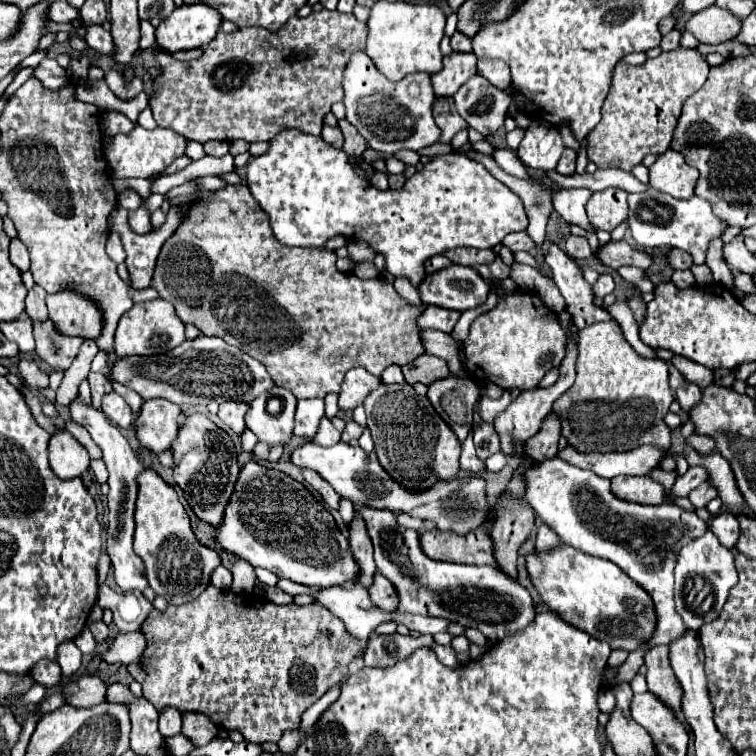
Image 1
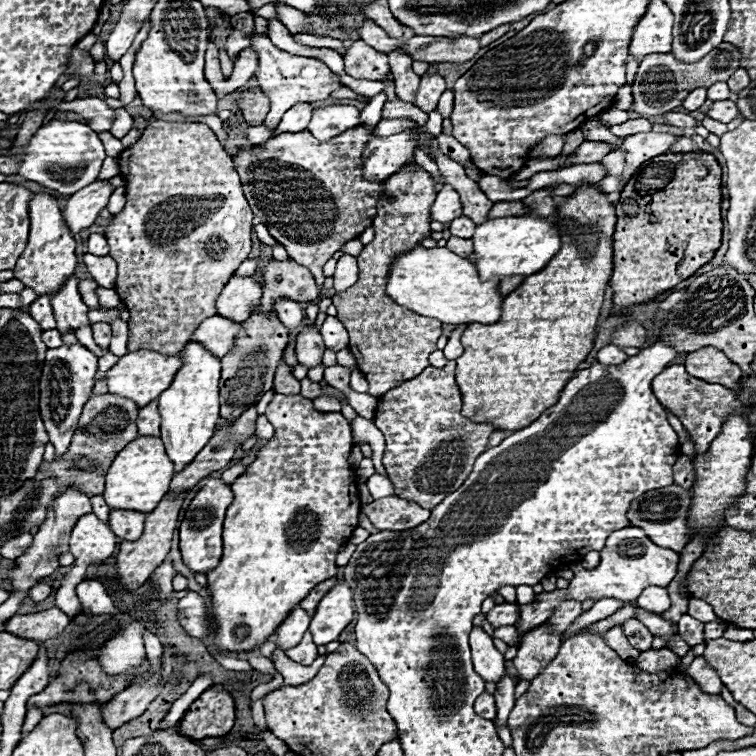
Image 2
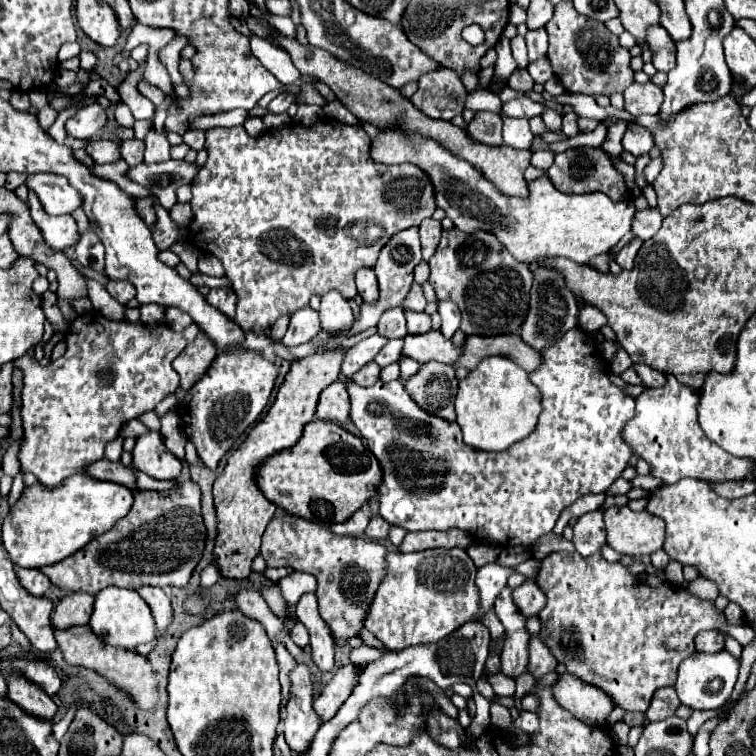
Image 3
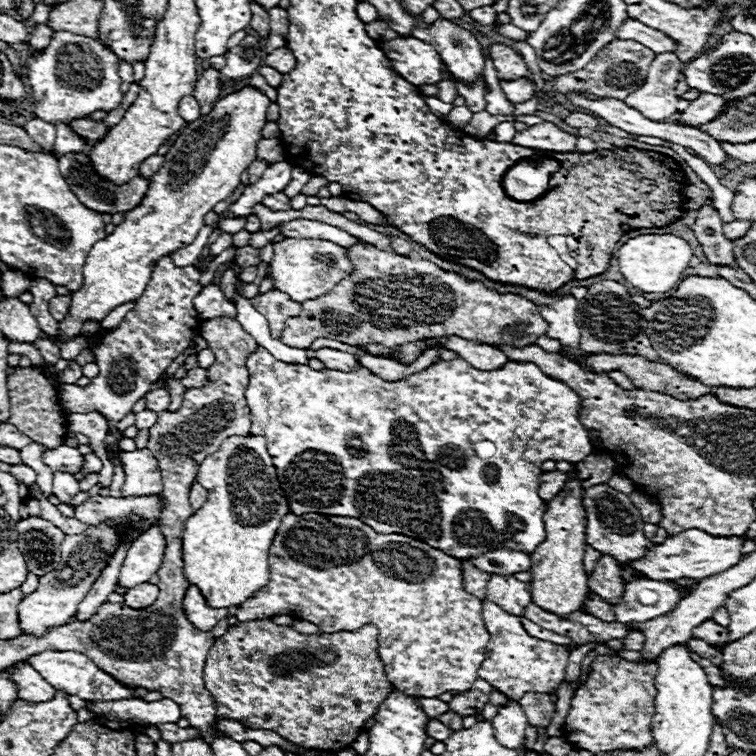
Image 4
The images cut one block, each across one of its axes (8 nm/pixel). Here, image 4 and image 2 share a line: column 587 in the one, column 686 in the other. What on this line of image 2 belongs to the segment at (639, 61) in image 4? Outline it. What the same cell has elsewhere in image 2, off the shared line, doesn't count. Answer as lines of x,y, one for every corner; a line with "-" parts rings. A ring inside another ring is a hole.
722,42
722,46
718,46
714,52
710,52
708,56
704,56
696,64
680,64
670,54
646,56
640,62
640,68
636,72
636,80
632,84
632,98
634,100
632,100
632,106
628,108
628,112
638,112
644,118
666,114
672,108
682,106
682,102
690,90
708,88
710,84
714,84
718,80
726,82
740,68
740,58
742,58
740,48
736,48
734,44
726,44
726,42

